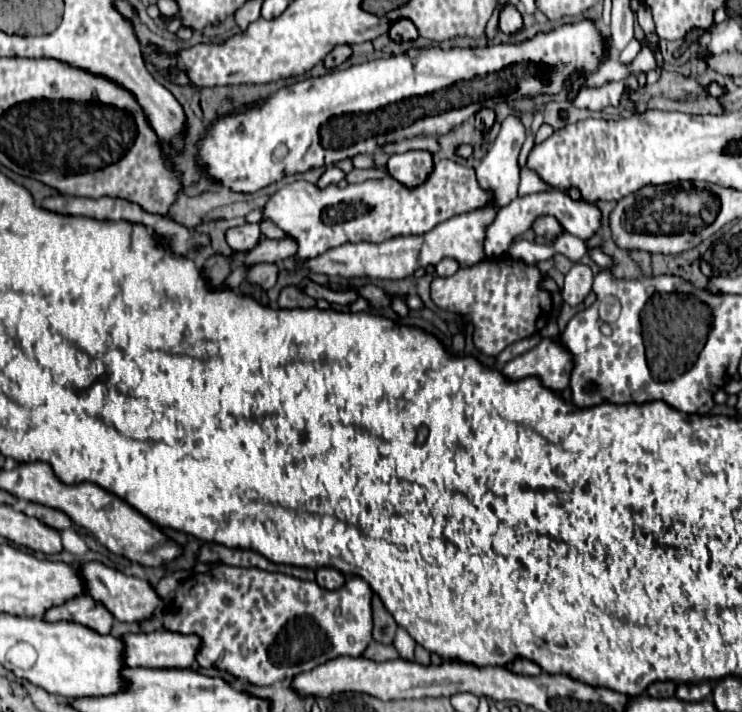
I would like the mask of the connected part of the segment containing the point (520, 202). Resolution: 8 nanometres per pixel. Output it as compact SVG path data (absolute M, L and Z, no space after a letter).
M548 190L548 192L538 192L538 194L526 194L526 196L514 198L514 202L510 202L510 206L498 208L494 222L486 228L486 256L498 258L500 254L506 254L510 244L516 238L520 238L532 226L532 222L538 216L544 216L544 214L556 216L566 232L570 232L572 236L578 236L582 240L592 238L602 228L602 210L594 202L572 200L564 190Z

